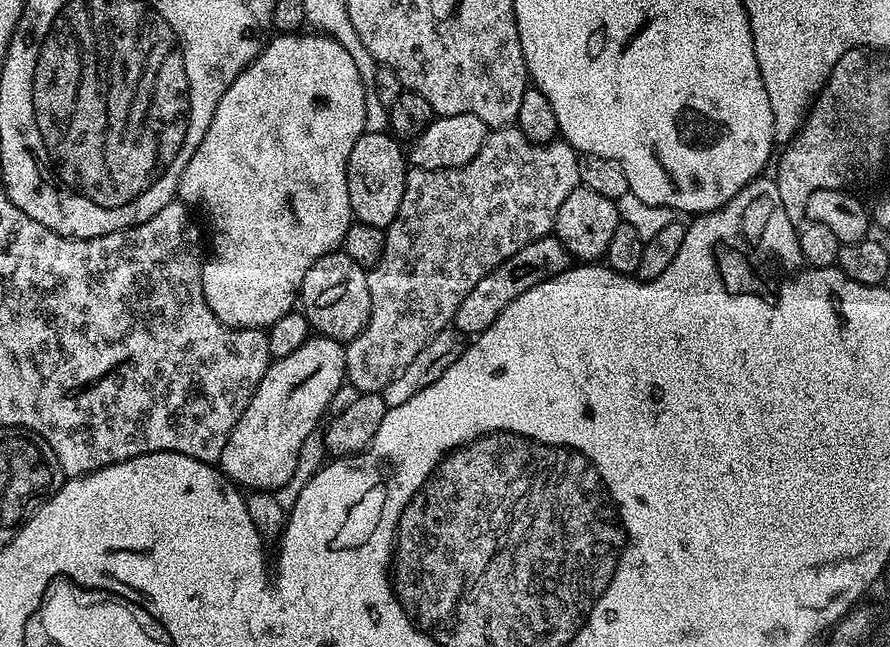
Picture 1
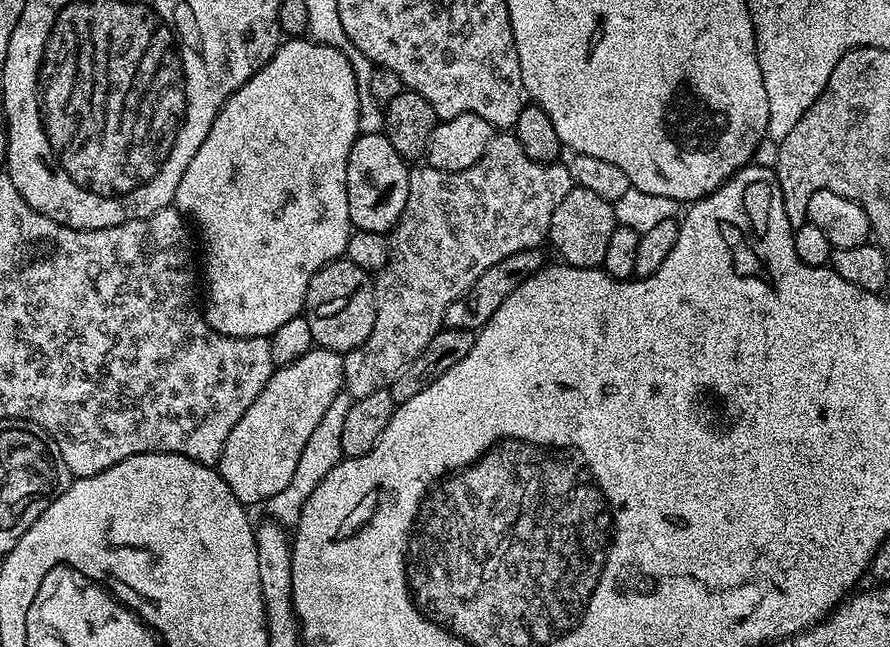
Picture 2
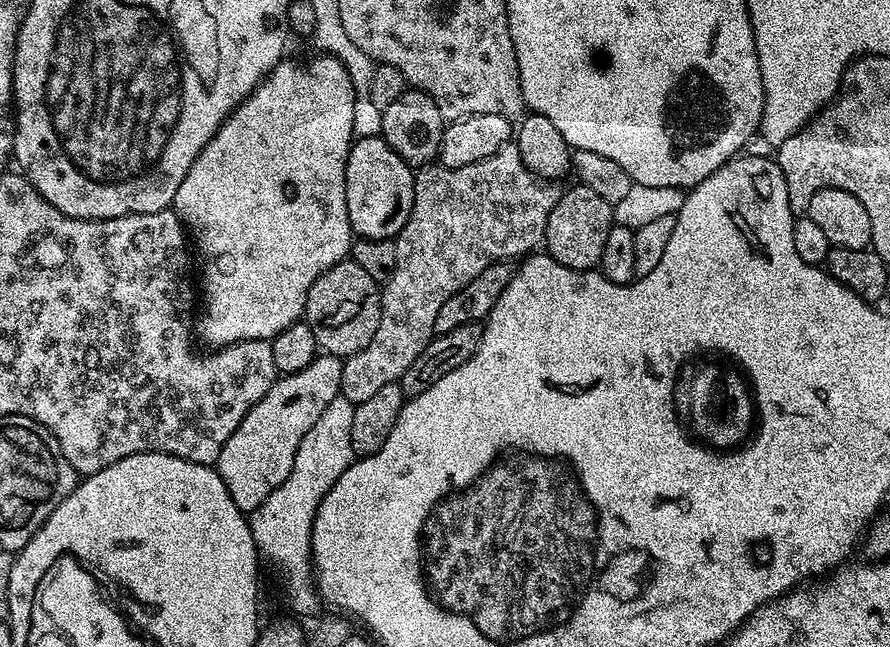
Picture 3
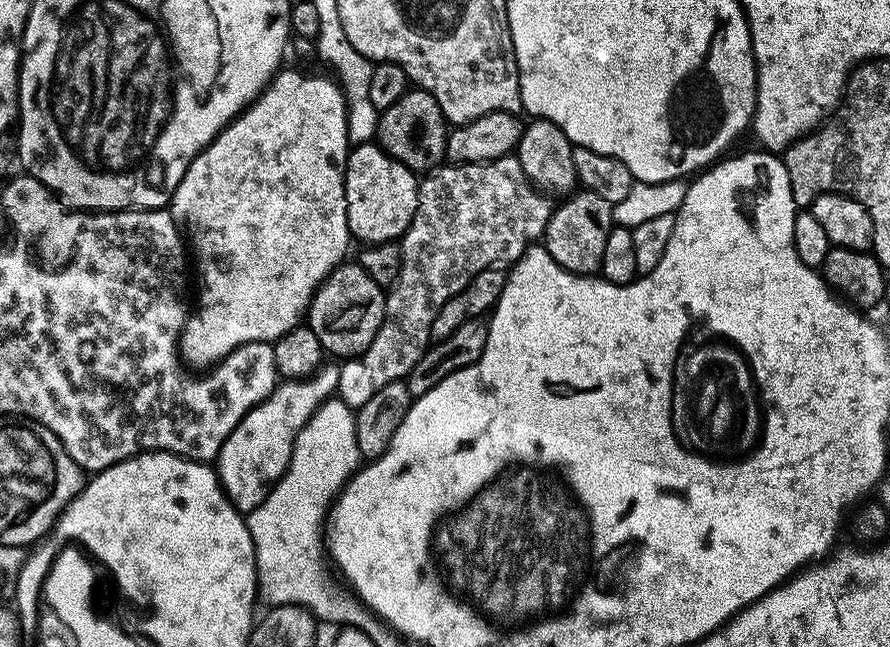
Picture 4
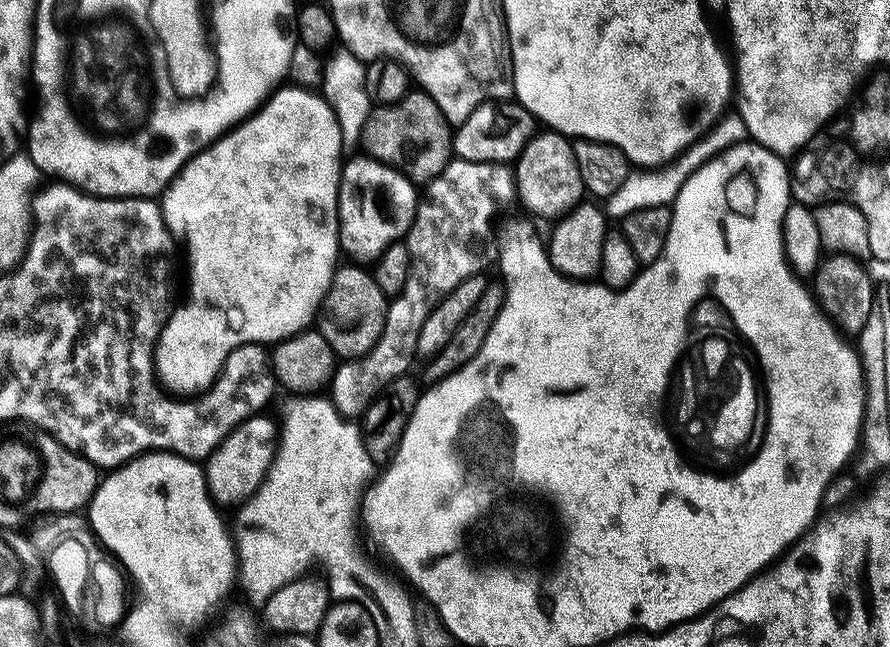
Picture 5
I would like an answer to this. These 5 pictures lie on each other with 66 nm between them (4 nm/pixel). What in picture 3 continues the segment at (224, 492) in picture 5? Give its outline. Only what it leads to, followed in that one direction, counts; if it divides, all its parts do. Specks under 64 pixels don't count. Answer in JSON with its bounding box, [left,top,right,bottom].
[214,354,344,514]

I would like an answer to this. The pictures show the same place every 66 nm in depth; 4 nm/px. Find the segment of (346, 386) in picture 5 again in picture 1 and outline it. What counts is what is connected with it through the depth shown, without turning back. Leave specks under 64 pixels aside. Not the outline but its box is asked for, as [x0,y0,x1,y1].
[344,126,581,394]

